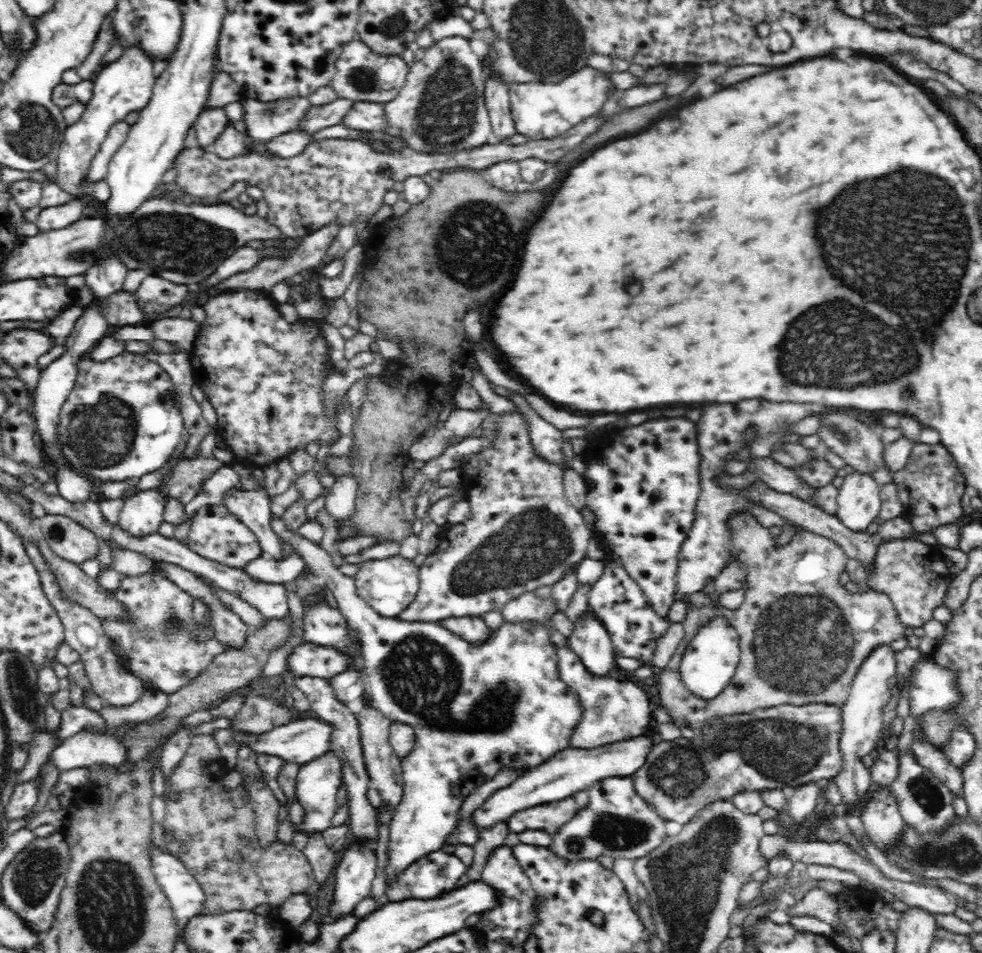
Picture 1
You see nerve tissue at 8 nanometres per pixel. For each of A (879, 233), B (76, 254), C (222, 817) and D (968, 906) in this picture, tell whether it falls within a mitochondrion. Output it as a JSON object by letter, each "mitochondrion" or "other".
{"A":"mitochondrion","B":"mitochondrion","C":"mitochondrion","D":"other"}

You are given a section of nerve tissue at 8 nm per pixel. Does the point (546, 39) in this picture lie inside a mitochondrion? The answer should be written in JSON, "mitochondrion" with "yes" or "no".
{"mitochondrion":"yes"}

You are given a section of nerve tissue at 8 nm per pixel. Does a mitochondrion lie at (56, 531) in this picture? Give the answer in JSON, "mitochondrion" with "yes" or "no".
{"mitochondrion":"yes"}

